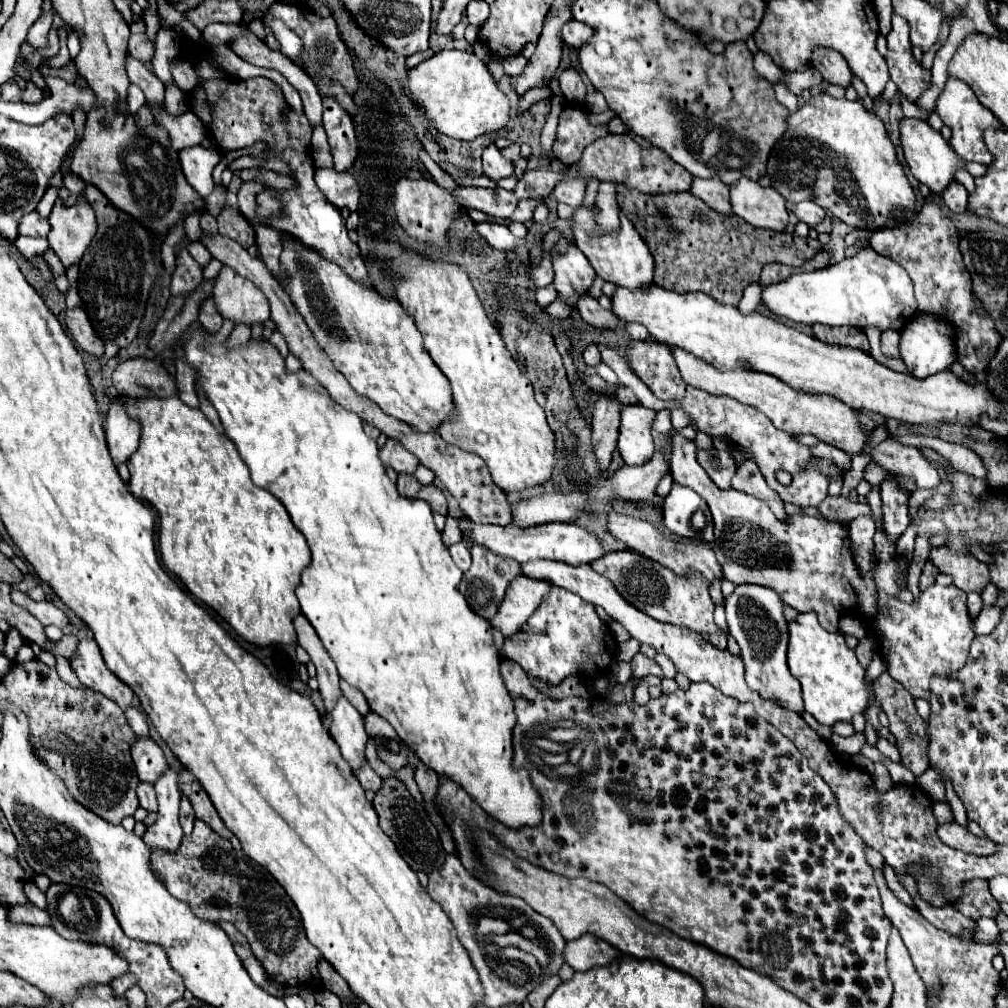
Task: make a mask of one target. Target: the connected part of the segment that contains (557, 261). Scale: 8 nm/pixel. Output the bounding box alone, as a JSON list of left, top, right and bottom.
[553,243,595,307]

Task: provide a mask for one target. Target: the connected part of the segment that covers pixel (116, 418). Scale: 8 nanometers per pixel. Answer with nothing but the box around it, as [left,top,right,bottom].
[105,405,139,465]

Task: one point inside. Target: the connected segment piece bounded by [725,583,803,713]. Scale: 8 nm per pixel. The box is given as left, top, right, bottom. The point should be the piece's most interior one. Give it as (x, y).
(755, 617)

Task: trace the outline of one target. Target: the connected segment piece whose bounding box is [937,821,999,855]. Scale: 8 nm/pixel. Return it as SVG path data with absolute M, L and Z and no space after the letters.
M955 821L945 823L945 825L939 825L937 827L937 835L949 847L961 849L965 853L975 853L975 855L991 855L991 853L997 853L997 847L999 847L995 841L991 841L987 837L977 837L969 829L961 827Z

